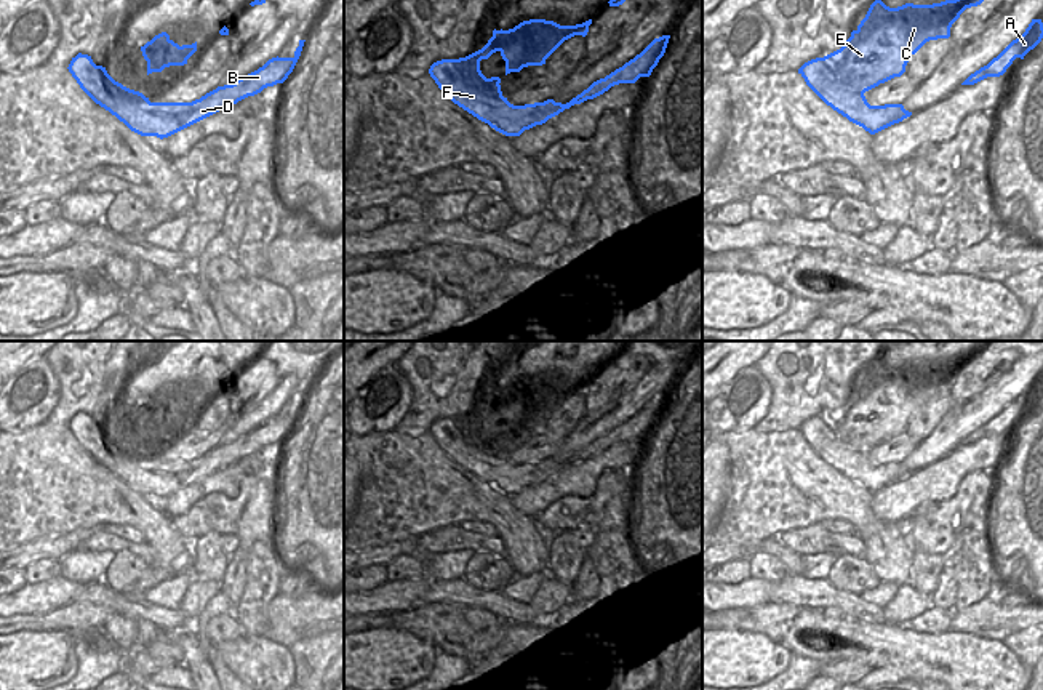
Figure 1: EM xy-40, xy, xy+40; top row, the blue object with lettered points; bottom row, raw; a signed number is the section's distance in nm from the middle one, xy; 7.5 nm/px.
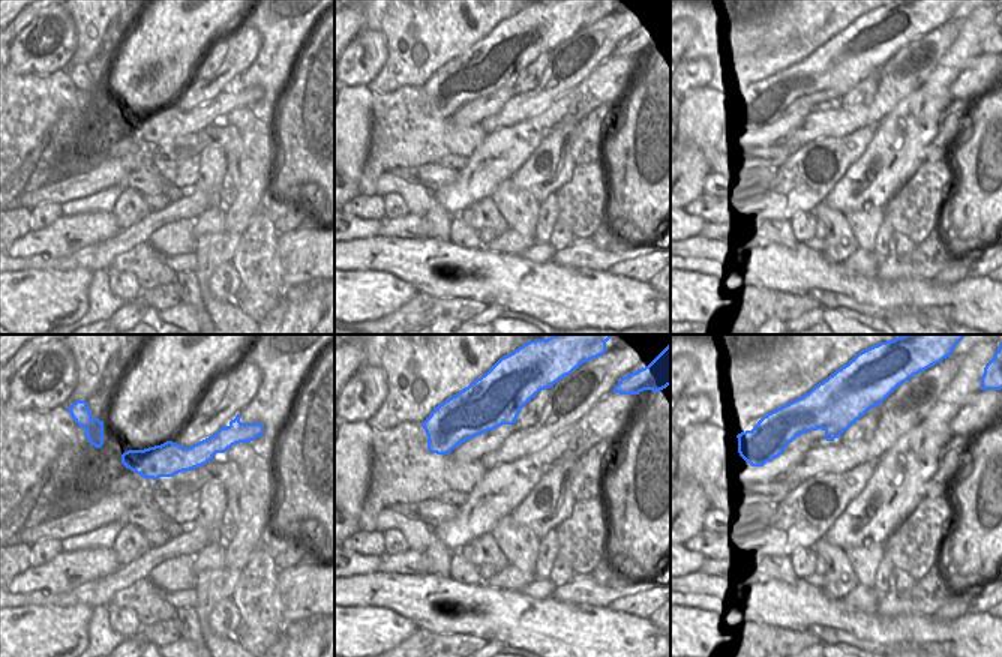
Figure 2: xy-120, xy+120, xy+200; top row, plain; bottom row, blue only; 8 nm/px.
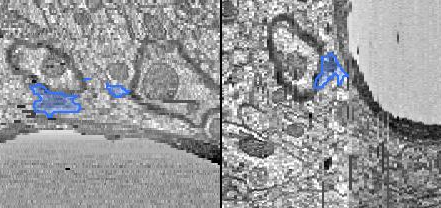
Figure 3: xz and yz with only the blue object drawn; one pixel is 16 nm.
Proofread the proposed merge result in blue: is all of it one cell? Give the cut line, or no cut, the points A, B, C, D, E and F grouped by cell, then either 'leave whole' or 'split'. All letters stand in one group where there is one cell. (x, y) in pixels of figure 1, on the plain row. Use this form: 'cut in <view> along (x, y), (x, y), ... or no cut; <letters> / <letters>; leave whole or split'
cut in xy+40 along (821, 417), (835, 437), (863, 452); A B D F / C E; split

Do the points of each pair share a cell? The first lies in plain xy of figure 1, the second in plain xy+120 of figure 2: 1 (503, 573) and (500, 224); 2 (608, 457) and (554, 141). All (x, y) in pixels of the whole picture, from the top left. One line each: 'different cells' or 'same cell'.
1: same cell
2: different cells

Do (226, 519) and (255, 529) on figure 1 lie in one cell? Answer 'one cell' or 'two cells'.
two cells

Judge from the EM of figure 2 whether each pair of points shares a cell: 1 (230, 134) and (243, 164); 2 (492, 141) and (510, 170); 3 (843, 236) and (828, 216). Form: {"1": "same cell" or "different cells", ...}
{"1": "different cells", "2": "same cell", "3": "same cell"}

